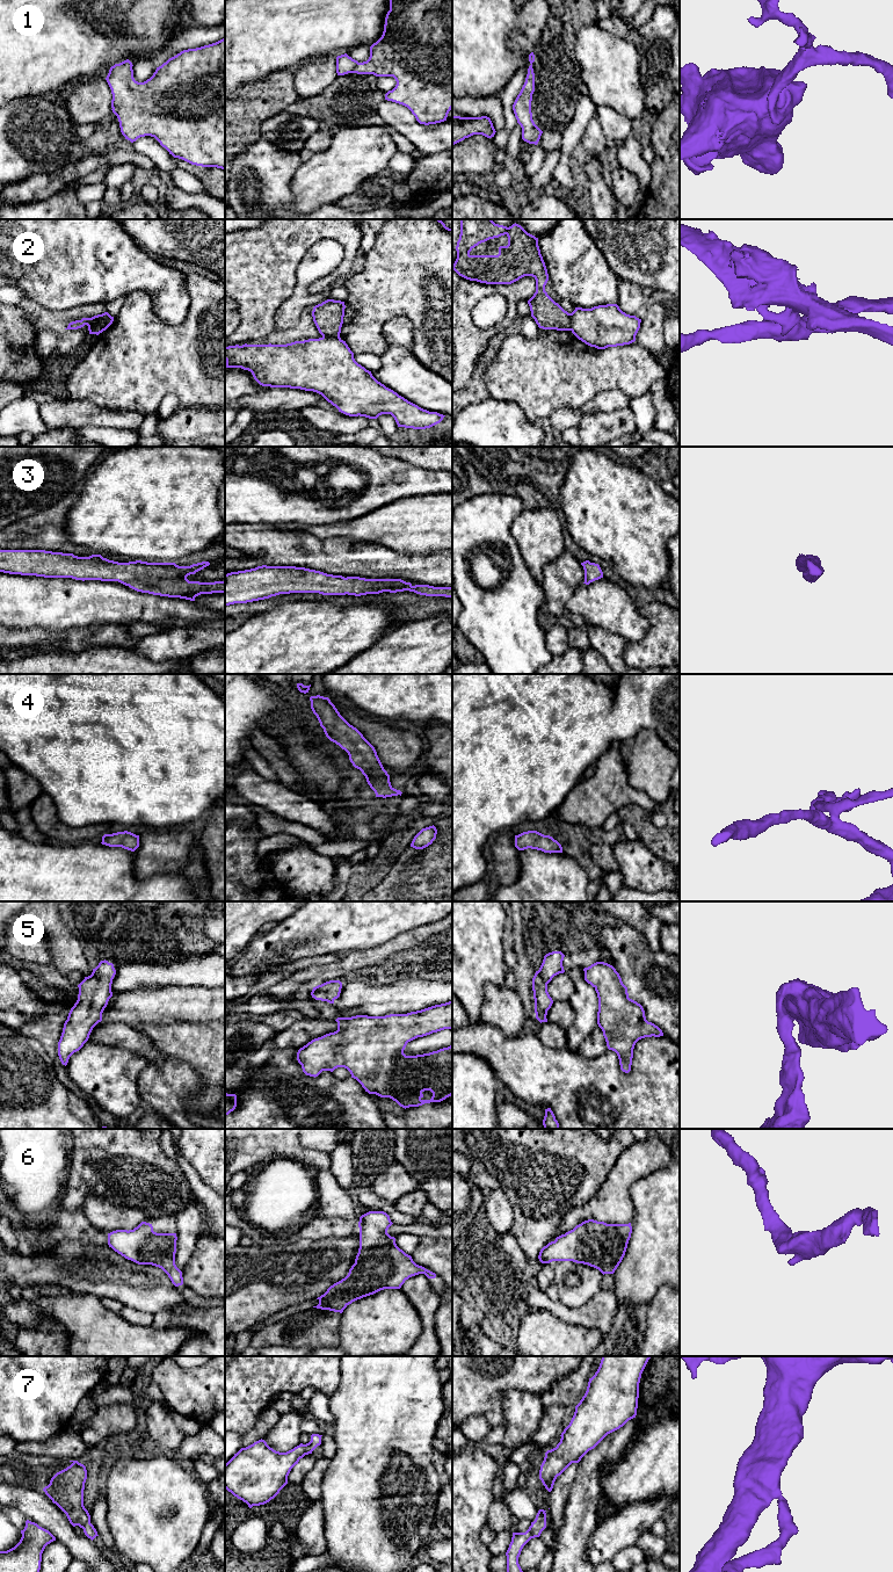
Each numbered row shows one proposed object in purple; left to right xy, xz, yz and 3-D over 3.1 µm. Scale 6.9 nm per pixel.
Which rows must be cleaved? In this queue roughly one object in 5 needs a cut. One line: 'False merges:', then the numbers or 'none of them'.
False merges: 2

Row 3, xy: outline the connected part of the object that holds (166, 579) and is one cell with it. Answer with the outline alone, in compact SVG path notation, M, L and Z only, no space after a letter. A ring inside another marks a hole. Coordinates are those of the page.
M0 550L0 572L3 573L118 581L137 592L190 601L201 594L225 593L225 581L199 582L187 579L209 565L209 562L190 566L141 560L118 563L101 555L78 557L45 550Z

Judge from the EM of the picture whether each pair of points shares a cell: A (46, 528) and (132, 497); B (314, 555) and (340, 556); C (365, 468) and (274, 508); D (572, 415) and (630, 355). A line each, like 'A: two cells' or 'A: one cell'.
A: two cells
B: one cell
C: one cell
D: two cells

